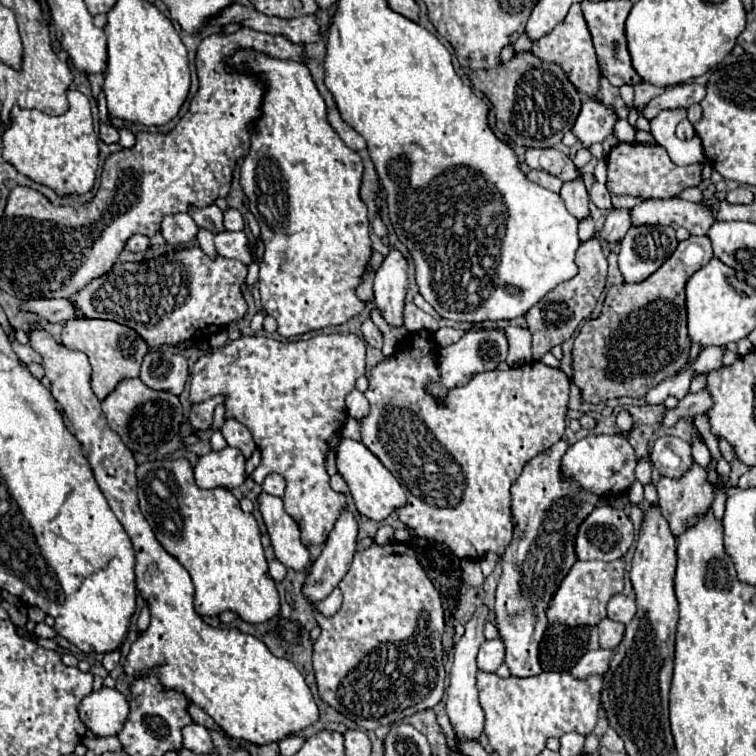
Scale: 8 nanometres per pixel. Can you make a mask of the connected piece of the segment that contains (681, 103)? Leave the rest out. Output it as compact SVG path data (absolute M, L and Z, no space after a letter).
M686 83L686 85L676 85L676 87L668 87L662 95L654 97L648 107L642 111L642 115L646 119L656 117L660 111L664 109L678 109L678 107L690 107L694 103L700 103L702 97L706 95L706 89L698 83Z

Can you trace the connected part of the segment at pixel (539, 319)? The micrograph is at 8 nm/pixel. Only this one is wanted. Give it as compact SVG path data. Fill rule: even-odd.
M590 239L580 245L580 249L576 253L576 265L580 269L576 277L554 287L546 297L542 297L542 301L538 301L538 305L534 305L526 313L528 329L532 333L532 357L536 361L544 353L548 353L554 345L560 345L562 341L566 341L576 331L576 327L580 325L582 319L590 317L600 293L604 291L608 263L606 263L606 255L602 253L598 239Z

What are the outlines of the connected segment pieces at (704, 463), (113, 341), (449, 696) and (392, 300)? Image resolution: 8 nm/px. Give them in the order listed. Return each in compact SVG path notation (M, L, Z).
M694 435L692 453L694 453L694 461L696 461L700 467L704 467L704 469L708 469L708 467L710 467L710 463L712 463L710 451L708 451L708 447L702 443L702 439L700 439L698 435Z
M68 319L62 329L62 343L70 349L82 349L88 355L92 365L92 389L98 399L106 397L118 385L118 381L126 377L138 377L142 359L148 353L146 341L134 329L108 319Z
M480 605L476 609L476 613L472 615L472 619L466 623L464 635L454 645L454 663L452 663L452 671L450 671L450 687L446 689L446 711L450 715L456 737L478 739L480 733L484 731L484 711L478 705L478 691L476 691L476 671L478 671L476 653L478 653L480 645L486 641L484 625L488 621L488 615L490 615L490 609L486 605Z
M390 249L374 275L376 307L390 325L402 325L404 297L408 289L408 261L398 249Z

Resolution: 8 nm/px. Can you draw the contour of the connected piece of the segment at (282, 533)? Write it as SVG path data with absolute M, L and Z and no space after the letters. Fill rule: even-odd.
M260 493L258 509L268 529L276 559L294 571L306 571L310 563L310 553L308 547L300 541L300 529L296 521L284 511L282 499Z

